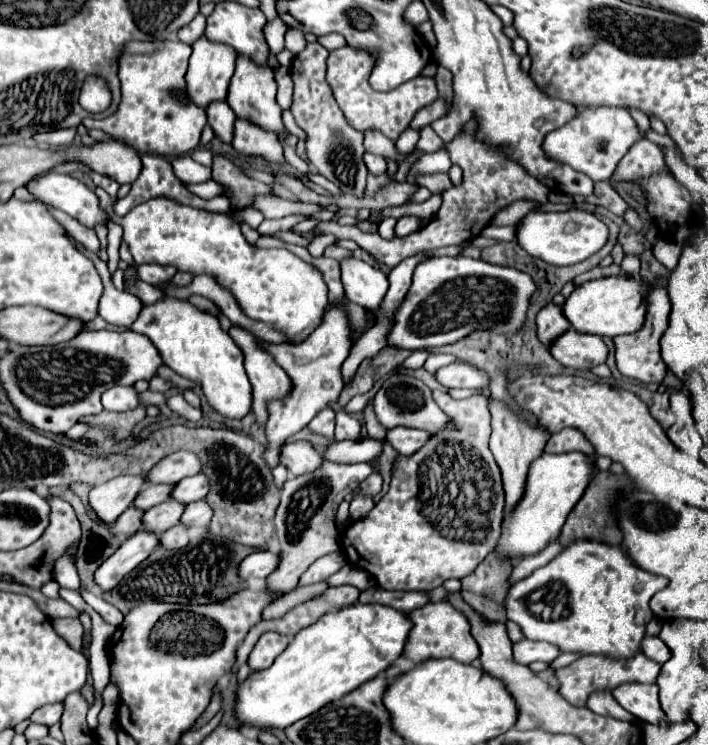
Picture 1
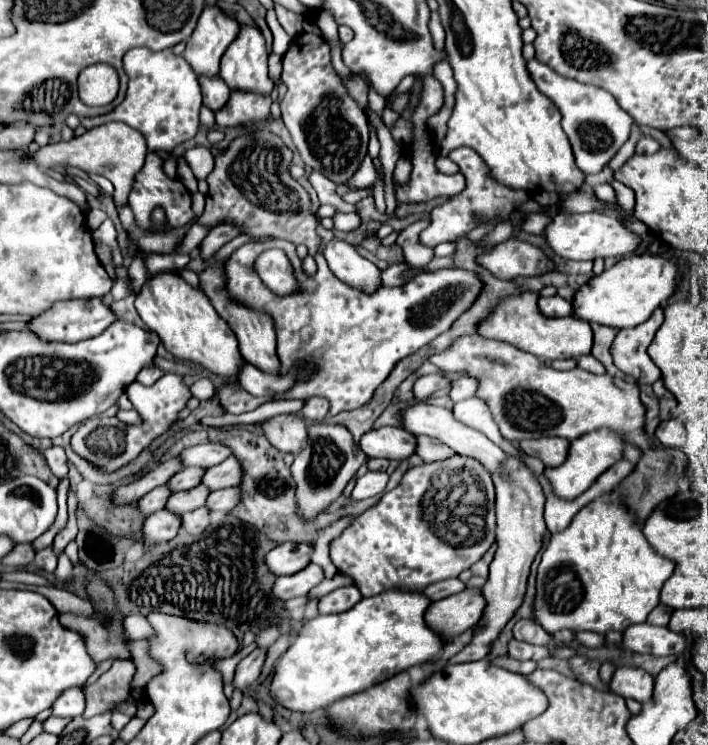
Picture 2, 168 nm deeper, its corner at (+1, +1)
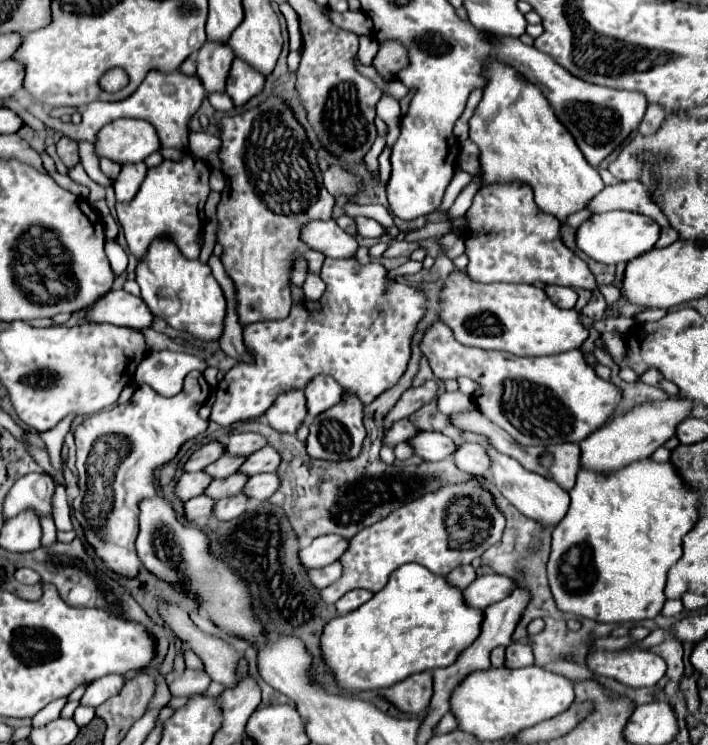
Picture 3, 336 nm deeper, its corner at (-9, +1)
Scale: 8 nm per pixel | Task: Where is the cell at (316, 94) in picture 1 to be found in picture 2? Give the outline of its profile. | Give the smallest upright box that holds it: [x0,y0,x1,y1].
[280,35,368,183]

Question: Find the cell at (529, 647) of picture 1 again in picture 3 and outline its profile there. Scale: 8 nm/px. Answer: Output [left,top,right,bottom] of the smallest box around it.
[504,643,534,669]

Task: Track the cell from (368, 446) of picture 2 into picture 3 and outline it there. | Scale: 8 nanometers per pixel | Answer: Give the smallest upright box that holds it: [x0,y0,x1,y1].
[410,431,458,461]

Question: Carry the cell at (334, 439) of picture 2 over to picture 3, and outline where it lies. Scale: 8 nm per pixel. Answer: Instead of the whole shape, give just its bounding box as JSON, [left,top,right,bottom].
[306,395,366,461]

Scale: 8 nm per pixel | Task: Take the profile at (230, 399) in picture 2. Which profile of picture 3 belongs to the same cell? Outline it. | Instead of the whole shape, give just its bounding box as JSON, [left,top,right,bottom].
[210,257,426,427]

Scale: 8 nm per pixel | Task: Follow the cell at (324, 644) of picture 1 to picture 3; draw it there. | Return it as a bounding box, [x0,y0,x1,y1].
[320,563,484,691]

